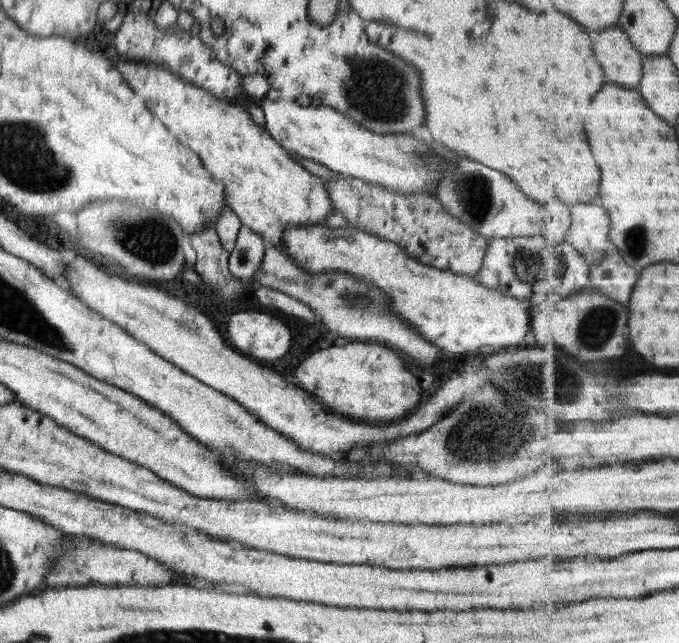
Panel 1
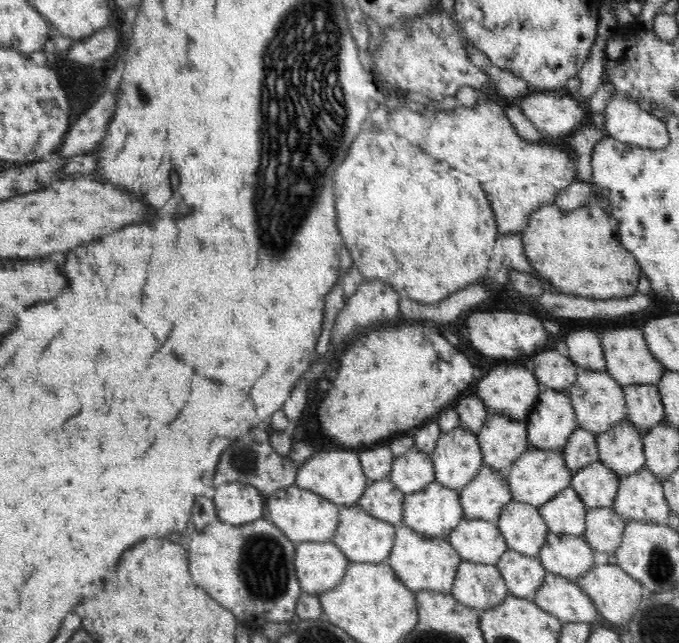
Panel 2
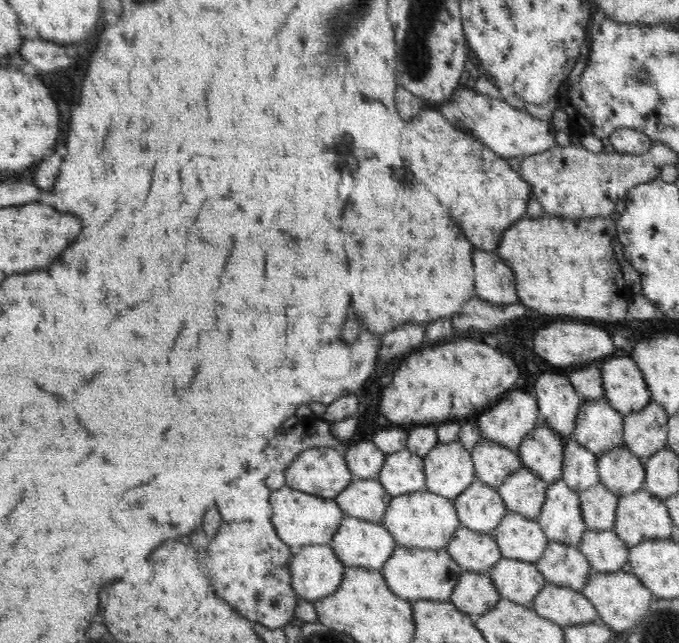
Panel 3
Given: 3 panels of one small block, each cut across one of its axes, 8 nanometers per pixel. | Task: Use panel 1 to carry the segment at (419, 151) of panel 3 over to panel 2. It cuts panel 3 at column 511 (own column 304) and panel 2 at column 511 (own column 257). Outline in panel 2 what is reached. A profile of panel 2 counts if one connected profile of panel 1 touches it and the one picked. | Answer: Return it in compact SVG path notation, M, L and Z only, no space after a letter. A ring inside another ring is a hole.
M480 101L472 108L458 104L450 112L432 111L410 111L408 104L395 108L388 115L388 128L394 133L402 134L408 141L412 140L414 145L422 147L426 153L432 155L438 161L444 161L452 168L468 172L476 176L482 186L488 192L488 198L492 202L492 210L496 219L498 234L522 233L528 224L528 218L534 210L544 205L554 205L558 192L566 188L574 181L576 176L576 165L574 157L567 148L553 144L553 138L546 137L539 144L529 144L516 133L514 126L510 123L506 111L502 106L494 102Z

